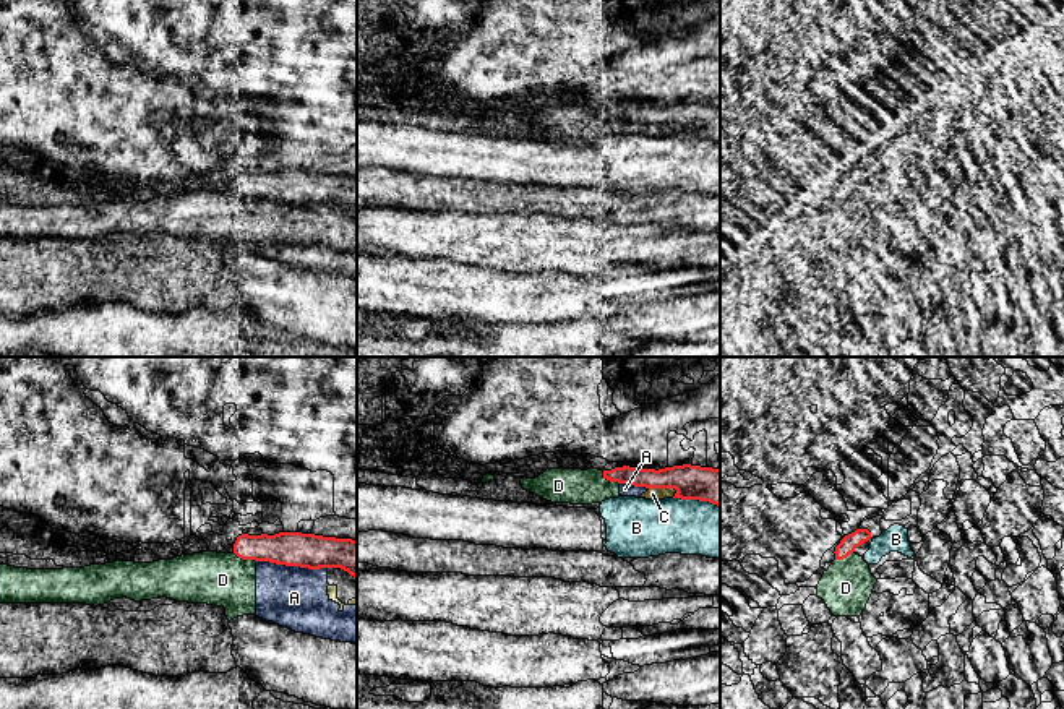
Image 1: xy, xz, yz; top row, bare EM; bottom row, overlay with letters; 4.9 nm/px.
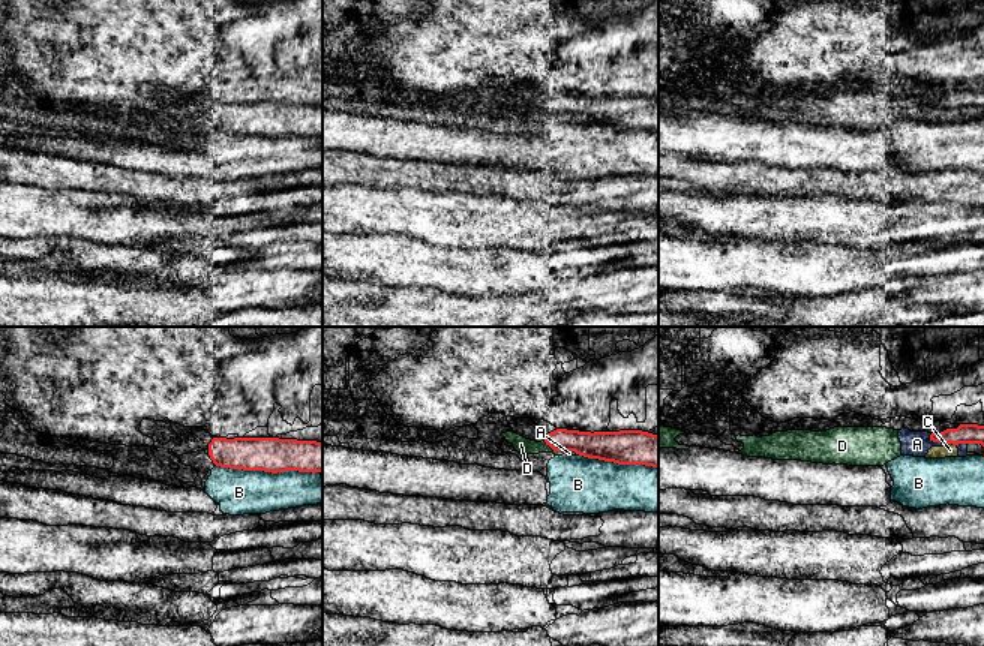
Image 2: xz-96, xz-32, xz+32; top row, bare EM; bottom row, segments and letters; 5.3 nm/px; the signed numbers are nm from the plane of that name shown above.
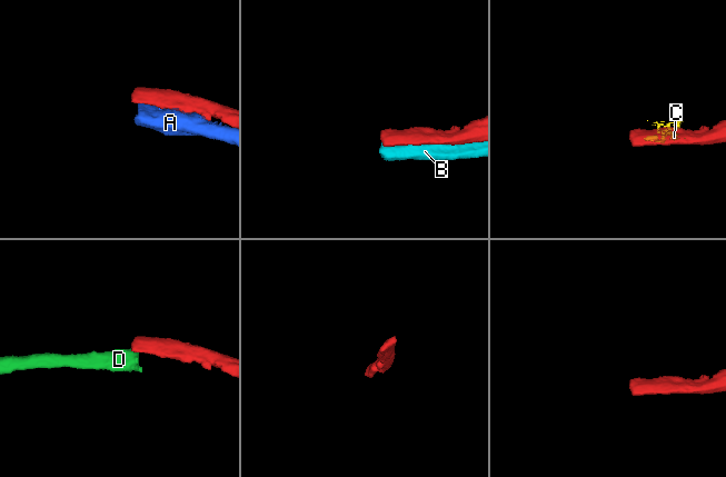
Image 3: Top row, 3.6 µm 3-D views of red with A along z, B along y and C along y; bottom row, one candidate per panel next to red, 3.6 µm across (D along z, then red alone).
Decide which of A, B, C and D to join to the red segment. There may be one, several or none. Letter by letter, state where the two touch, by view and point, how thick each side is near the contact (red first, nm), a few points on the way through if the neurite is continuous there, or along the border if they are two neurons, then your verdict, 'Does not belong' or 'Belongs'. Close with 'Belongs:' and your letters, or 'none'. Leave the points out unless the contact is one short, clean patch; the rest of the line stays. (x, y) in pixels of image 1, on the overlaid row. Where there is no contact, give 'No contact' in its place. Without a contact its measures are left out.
A: Touches red at xy (292, 565). Thickness 180 nm (red) against 320 nm. Does not belong
B: Touches red at xz (696, 498). Thickness 180 nm (red) against 280 nm. Does not belong
C: Touches red at xz (664, 487). Thickness 180 nm (red) against 60 nm. Boundary: xz (649, 487), (672, 487), (677, 492). Does not belong
D: Touches red at xy (244, 558). Thickness 180 nm (red) against 260 nm. Belongs
Belongs: D

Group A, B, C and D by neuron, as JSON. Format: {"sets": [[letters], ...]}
{"sets": [["A"], ["B"], ["C"], ["D"]]}

